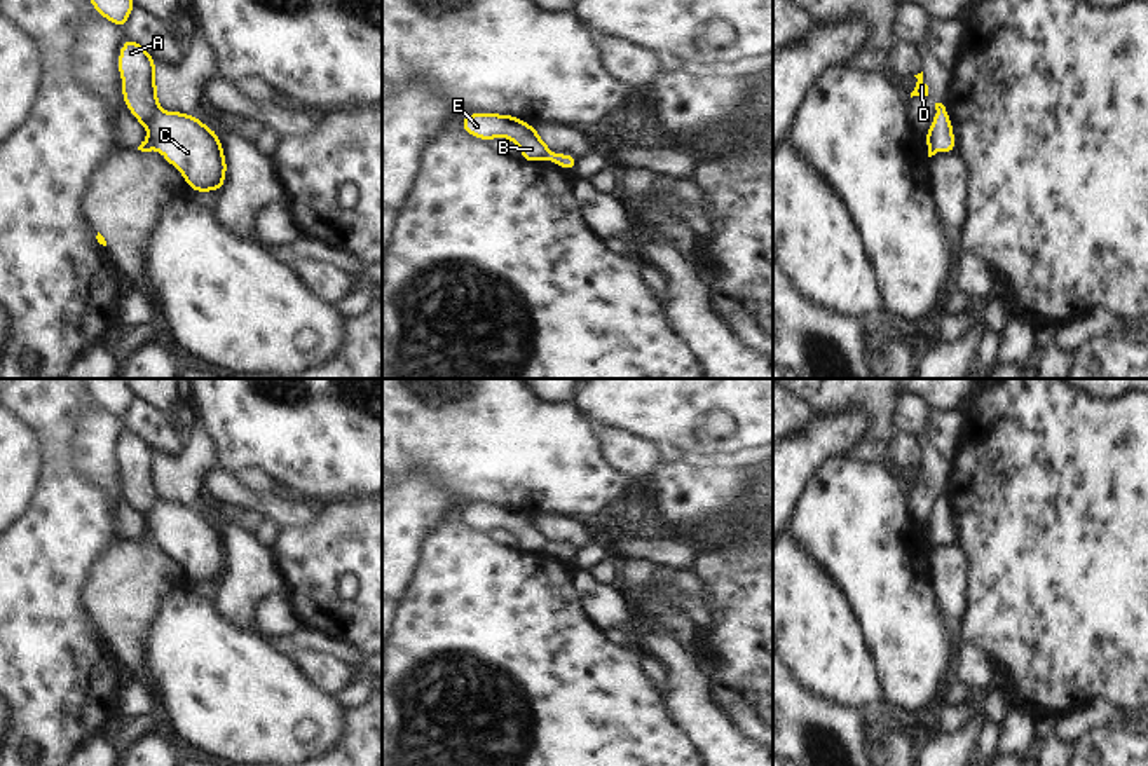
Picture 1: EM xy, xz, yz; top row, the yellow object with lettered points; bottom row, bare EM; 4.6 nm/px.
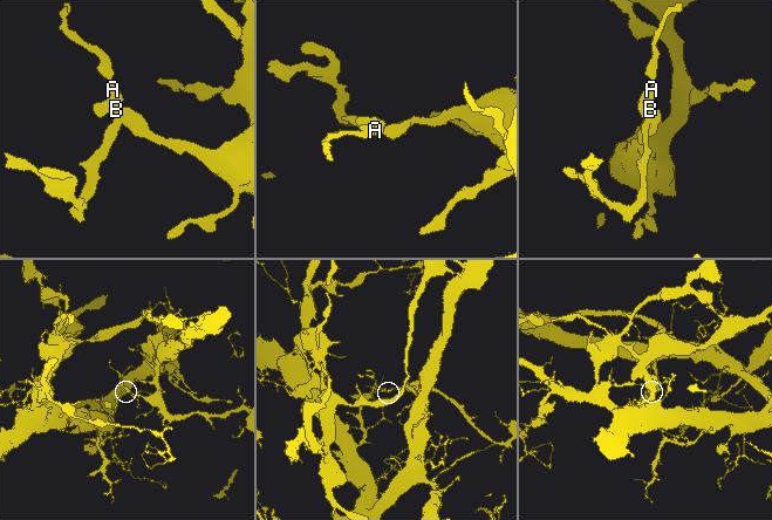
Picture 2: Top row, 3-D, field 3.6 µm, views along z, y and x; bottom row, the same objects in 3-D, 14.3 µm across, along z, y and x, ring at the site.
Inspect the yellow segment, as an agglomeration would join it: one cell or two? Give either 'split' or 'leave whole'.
split

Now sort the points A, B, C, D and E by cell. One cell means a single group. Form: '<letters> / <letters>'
A B D E / C

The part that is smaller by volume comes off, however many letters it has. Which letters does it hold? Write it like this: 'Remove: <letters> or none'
Remove: A, B, D, E

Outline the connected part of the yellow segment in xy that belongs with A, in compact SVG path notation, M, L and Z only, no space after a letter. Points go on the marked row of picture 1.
M127 38L119 52L119 75L122 79L122 98L127 110L138 119L140 126L148 129L157 115L161 103L157 99L155 61L152 54L136 40Z

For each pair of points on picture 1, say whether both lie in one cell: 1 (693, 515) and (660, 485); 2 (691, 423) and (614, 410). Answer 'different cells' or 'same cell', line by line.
1: same cell
2: same cell

